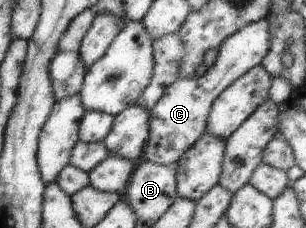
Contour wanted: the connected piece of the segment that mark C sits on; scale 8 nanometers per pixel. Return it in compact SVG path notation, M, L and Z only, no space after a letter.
M268 16L246 25L221 44L217 61L202 77L177 79L164 91L162 98L149 111L149 137L143 148L147 161L164 166L177 163L198 141L207 129L208 115L220 93L251 68L260 65L267 55L271 45L270 27L271 21Z

